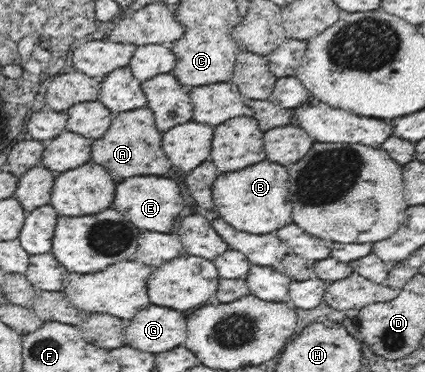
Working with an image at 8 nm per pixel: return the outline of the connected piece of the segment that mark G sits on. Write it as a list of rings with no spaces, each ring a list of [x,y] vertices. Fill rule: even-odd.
[[[151,304],[126,321],[125,343],[151,354],[171,351],[184,345],[186,321],[183,312]]]

